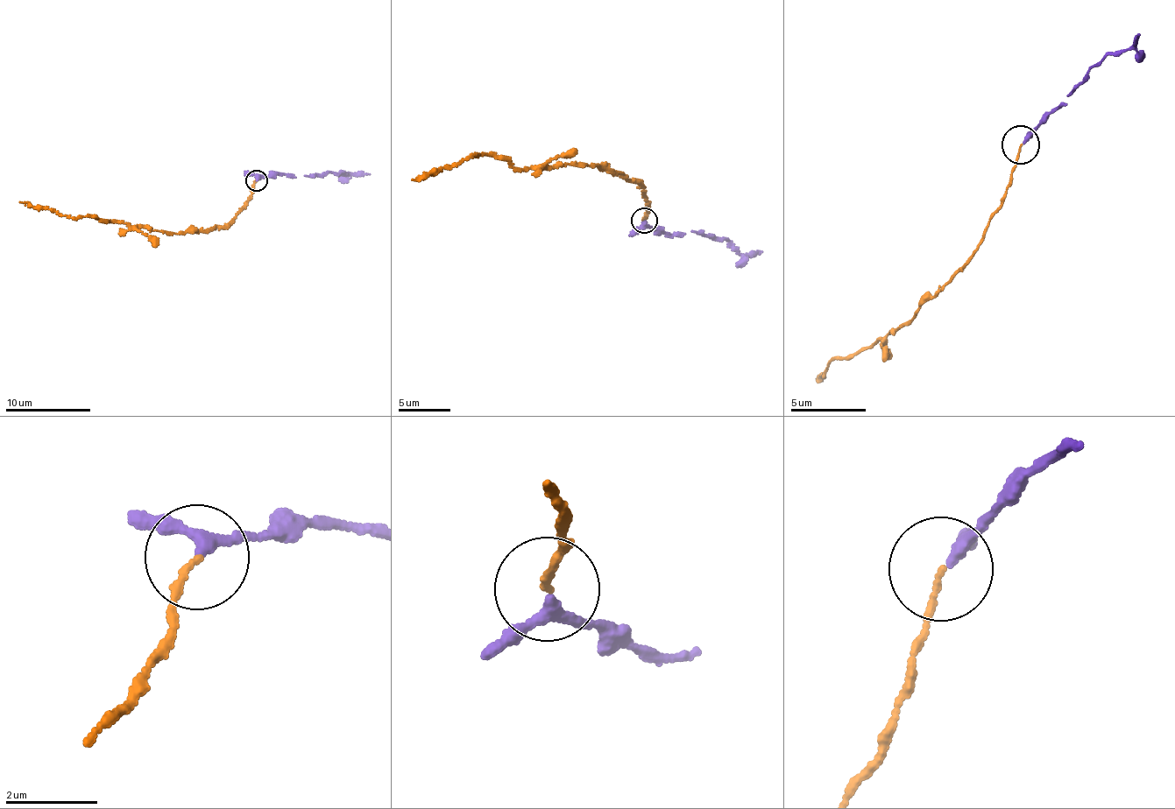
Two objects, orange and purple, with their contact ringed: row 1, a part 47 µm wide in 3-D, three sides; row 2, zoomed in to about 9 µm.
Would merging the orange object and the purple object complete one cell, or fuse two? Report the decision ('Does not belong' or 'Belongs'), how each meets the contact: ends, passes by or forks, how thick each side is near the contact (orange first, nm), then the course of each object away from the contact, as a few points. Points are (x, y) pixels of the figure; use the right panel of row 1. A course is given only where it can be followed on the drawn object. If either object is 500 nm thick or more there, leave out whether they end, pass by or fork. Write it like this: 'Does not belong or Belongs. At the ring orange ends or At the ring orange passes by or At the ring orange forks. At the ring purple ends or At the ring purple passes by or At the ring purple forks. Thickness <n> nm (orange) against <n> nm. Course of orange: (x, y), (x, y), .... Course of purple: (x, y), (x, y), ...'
Belongs. At the ring orange ends. At the ring purple passes by. Thickness 120 nm (orange) against 200 nm. Course of orange: (1021, 144), (1012, 182), (968, 262), (923, 300), (916, 317), (897, 326), (874, 344), (837, 360), (816, 380). Course of purple: (1022, 143), (1056, 107), (1077, 90), (1090, 66), (1138, 44), (1139, 33)

